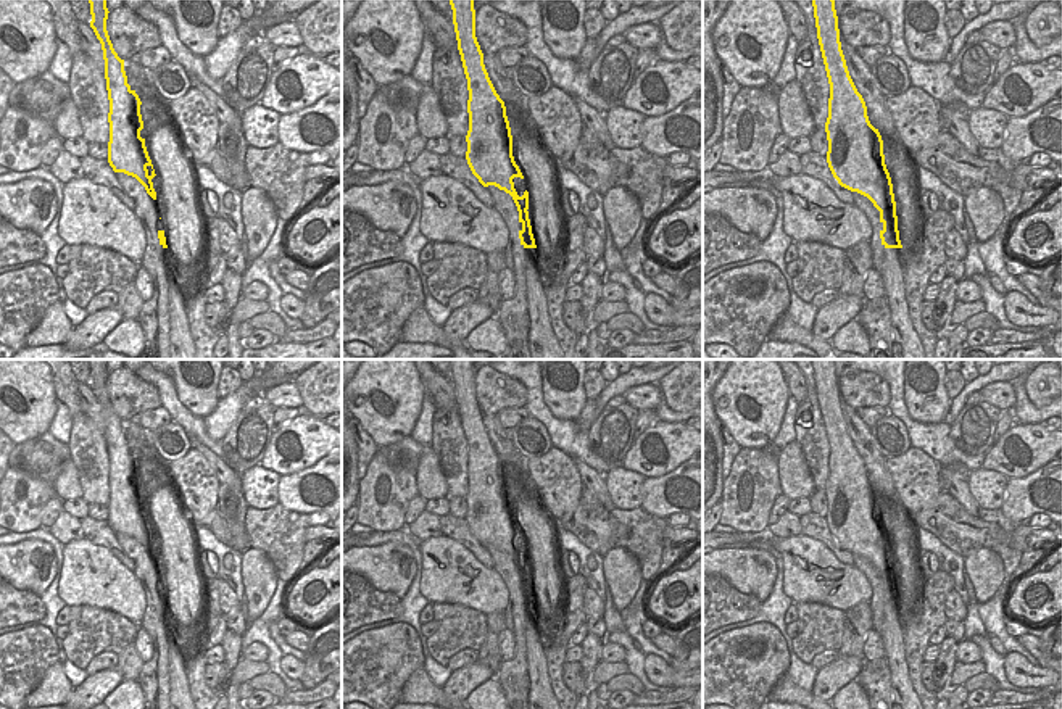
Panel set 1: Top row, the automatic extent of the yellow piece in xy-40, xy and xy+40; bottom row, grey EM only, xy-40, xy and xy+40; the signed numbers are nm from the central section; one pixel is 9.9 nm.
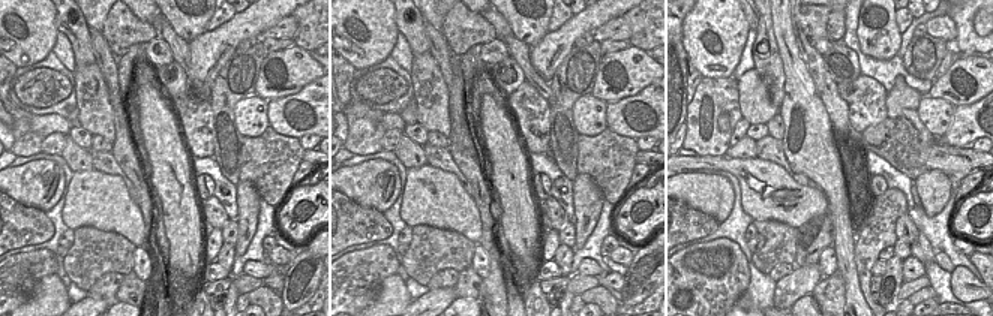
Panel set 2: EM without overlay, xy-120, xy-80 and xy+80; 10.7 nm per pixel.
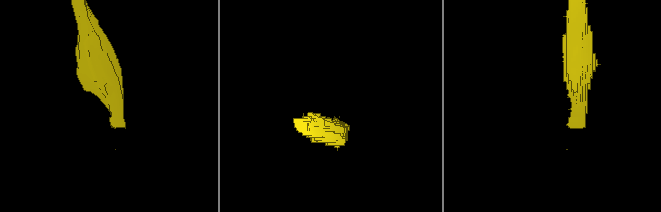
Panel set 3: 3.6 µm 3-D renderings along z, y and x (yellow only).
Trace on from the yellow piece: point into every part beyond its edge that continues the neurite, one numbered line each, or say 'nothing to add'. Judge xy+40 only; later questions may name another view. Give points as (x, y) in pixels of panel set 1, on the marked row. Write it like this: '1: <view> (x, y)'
1: xy+40 (906, 345)

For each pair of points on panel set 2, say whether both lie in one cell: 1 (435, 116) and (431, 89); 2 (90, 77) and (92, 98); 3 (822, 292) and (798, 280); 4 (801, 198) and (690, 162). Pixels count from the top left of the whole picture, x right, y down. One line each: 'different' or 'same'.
1: same
2: same
3: different
4: same

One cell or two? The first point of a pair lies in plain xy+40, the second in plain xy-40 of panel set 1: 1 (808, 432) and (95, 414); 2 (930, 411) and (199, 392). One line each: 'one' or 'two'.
1: two
2: one

